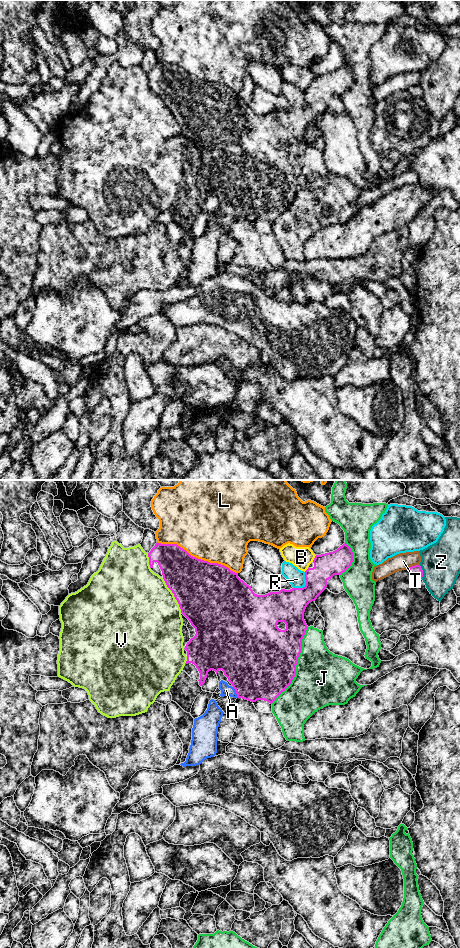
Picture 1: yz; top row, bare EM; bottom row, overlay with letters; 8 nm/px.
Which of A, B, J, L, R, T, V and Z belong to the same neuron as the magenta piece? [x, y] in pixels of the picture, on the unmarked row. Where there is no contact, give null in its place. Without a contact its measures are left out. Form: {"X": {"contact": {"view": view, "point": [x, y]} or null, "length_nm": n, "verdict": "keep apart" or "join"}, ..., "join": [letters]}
{"A": {"contact": {"view": "yz", "point": [236, 212]}, "length_nm": 100, "verdict": "join"}, "B": {"contact": {"view": "yz", "point": [314, 78]}, "length_nm": 70, "verdict": "keep apart"}, "J": {"contact": {"view": "yz", "point": [296, 184]}, "length_nm": 700, "verdict": "keep apart"}, "L": {"contact": {"view": "yz", "point": [197, 78]}, "length_nm": 700, "verdict": "keep apart"}, "R": {"contact": {"view": "yz", "point": [306, 104]}, "length_nm": 170, "verdict": "keep apart"}, "T": {"contact": {"view": "yz", "point": [413, 86]}, "length_nm": 110, "verdict": "keep apart"}, "V": {"contact": {"view": "yz", "point": [174, 116]}, "length_nm": 340, "verdict": "keep apart"}, "Z": {"contact": {"view": "yz", "point": [422, 92]}, "length_nm": 110, "verdict": "keep apart"}, "join": ["A"]}

